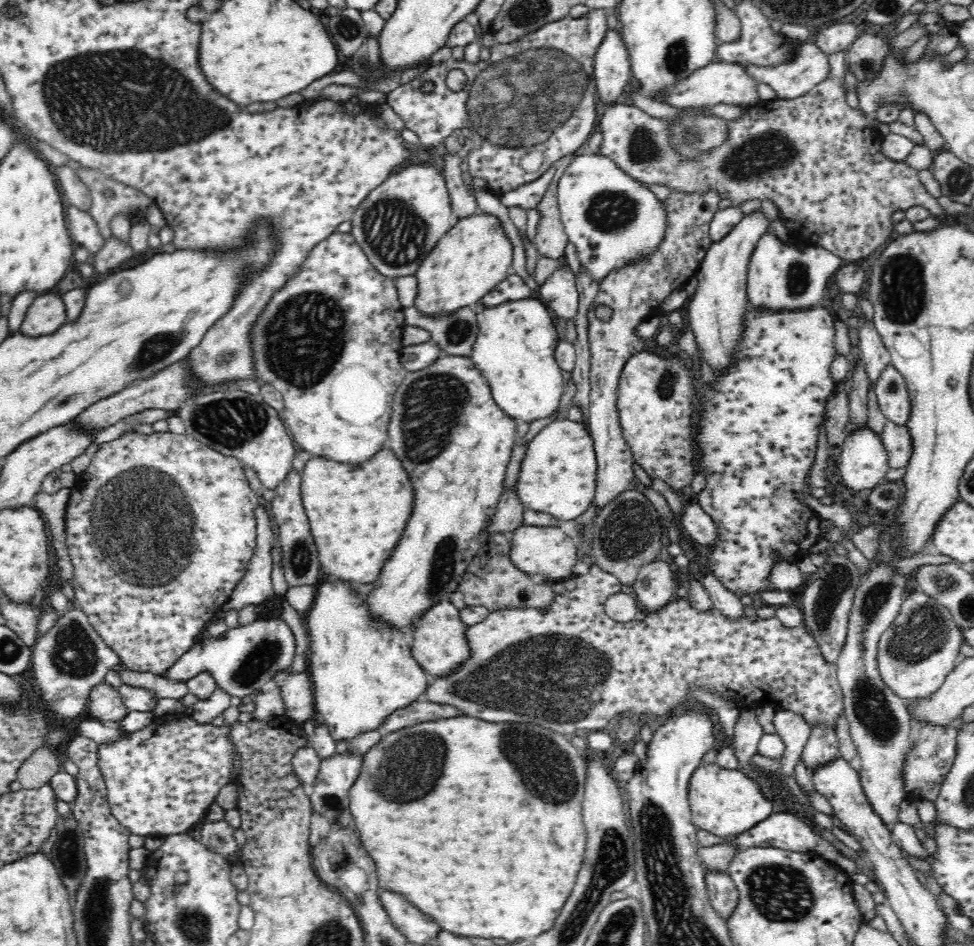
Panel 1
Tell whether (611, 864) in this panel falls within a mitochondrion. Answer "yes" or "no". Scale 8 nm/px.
yes

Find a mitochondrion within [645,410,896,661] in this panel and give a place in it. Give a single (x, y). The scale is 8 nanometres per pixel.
(826, 613)

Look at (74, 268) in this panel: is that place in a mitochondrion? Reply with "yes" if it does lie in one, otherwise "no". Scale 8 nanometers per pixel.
no

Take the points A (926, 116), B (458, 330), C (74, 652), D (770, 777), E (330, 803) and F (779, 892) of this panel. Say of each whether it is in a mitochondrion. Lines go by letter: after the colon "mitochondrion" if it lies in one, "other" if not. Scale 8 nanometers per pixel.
A: other
B: mitochondrion
C: mitochondrion
D: other
E: mitochondrion
F: mitochondrion

